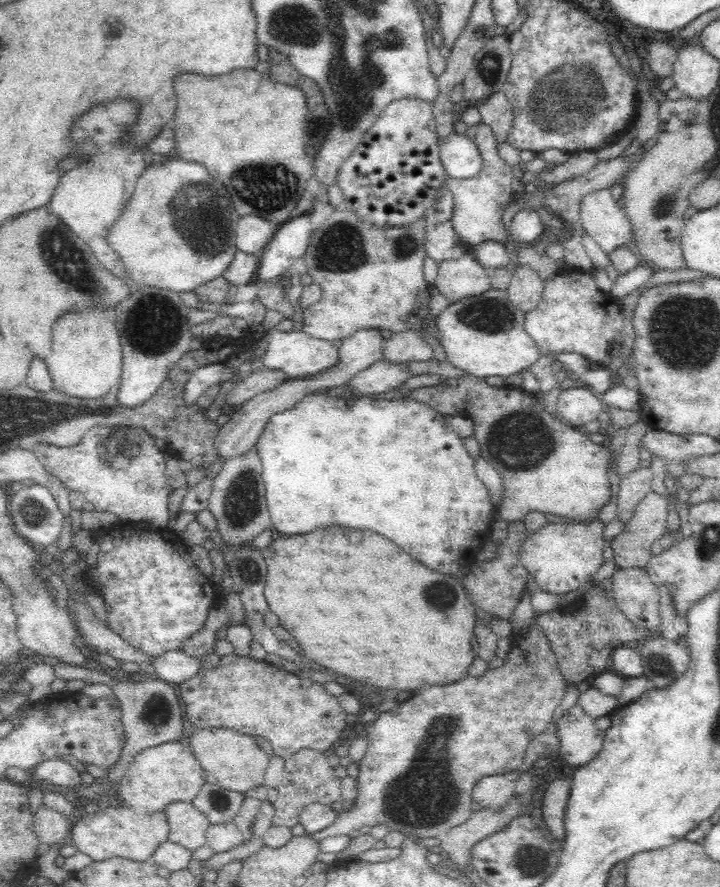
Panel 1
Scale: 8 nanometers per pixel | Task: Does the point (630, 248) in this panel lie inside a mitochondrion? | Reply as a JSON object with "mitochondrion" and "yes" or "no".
{"mitochondrion":"no"}

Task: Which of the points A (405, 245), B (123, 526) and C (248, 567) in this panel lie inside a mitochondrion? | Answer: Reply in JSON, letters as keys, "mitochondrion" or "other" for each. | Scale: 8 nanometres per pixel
{"A":"mitochondrion","B":"other","C":"mitochondrion"}

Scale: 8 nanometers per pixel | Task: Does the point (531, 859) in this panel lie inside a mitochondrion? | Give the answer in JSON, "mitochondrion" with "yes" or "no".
{"mitochondrion":"yes"}

